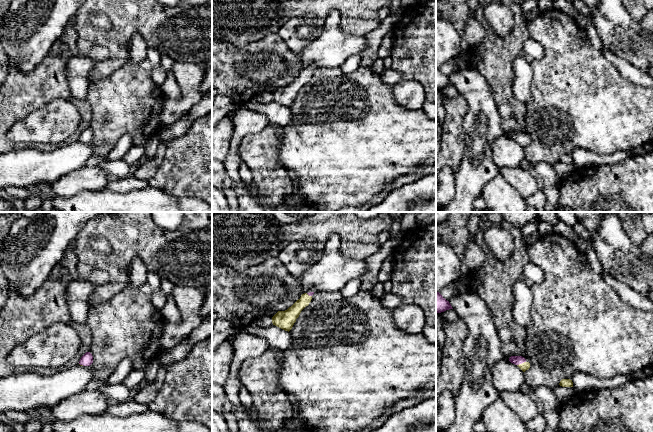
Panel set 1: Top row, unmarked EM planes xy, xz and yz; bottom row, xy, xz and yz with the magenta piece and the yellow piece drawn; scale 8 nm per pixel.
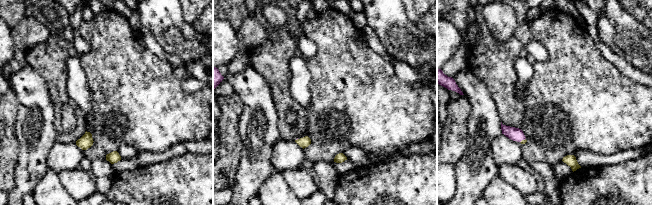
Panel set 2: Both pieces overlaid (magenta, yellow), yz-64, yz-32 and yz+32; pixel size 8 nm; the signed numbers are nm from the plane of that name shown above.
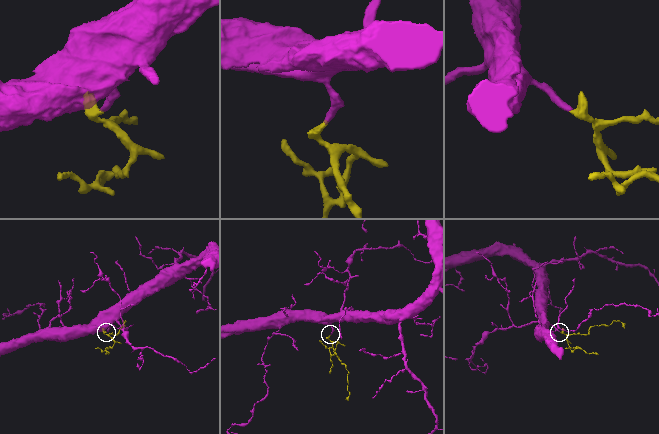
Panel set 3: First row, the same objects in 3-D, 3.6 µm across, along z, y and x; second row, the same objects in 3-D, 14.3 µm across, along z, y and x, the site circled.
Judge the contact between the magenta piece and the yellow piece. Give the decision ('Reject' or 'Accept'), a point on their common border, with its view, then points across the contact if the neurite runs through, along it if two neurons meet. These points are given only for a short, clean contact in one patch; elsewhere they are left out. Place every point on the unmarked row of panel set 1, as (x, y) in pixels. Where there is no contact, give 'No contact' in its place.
Accept. Touches magenta at yz (521, 139). Path across: yz (516, 136), (521, 139), (524, 142)

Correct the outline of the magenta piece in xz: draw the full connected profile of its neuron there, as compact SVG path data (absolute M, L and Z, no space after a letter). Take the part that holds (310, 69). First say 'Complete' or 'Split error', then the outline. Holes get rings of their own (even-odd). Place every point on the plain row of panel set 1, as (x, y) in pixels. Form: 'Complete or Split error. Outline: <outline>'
Split error. Outline: M314 68L304 69L301 73L287 86L278 87L272 93L273 101L285 106L290 107L299 93L301 87L309 81L312 76L312 71Z

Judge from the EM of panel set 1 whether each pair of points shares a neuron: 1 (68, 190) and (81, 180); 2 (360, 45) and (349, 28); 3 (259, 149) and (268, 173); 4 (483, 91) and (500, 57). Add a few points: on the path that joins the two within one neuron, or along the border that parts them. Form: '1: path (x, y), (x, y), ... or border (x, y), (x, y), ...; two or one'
1: path (71, 187), (78, 180); one
2: border (339, 19), (339, 25), (346, 33), (364, 35); two
3: path (260, 155), (265, 167); one
4: border (470, 66), (486, 81), (496, 104); two

